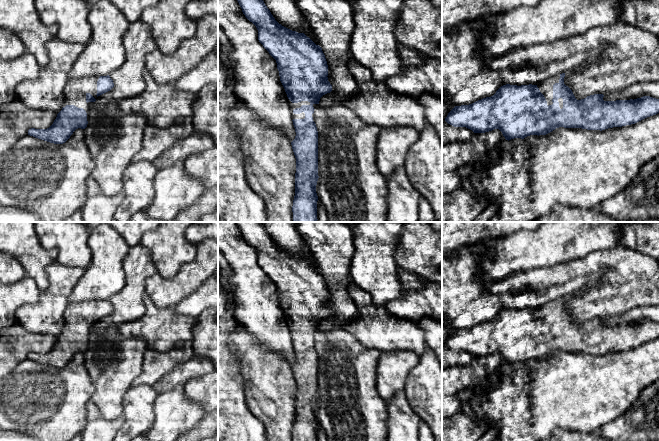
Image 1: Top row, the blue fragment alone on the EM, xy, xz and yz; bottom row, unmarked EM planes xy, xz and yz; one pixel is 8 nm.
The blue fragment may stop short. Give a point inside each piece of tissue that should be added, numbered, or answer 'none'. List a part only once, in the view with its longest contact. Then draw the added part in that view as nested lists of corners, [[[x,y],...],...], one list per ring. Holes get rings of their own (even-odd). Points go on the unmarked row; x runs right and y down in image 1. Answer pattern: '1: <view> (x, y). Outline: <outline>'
1: xz (292, 330). Outline: [[[287,321],[287,325],[288,325],[288,330],[290,332],[291,338],[292,338],[292,343],[304,343],[305,342],[305,337],[302,336],[300,338],[294,338],[293,334],[296,332],[300,332],[302,329],[310,329],[310,326],[308,325],[301,325],[298,327],[292,327],[288,321]]]

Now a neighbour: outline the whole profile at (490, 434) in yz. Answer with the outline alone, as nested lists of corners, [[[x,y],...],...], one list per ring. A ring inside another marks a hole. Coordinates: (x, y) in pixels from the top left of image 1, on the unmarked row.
[[[489,429],[477,441],[492,441],[496,438],[496,435],[497,435],[497,430],[496,429]]]

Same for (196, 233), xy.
[[[194,222],[186,229],[185,237],[196,246],[206,239],[218,241],[218,222],[209,222],[205,225]]]

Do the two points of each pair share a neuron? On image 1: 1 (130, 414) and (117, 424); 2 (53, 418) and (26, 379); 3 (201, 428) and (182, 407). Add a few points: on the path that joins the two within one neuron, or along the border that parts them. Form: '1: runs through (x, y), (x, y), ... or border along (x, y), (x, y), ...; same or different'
1: border along (123, 415), (124, 422), (120, 428); different
2: runs through (49, 408), (31, 389); same
3: border along (205, 414), (187, 430); different

